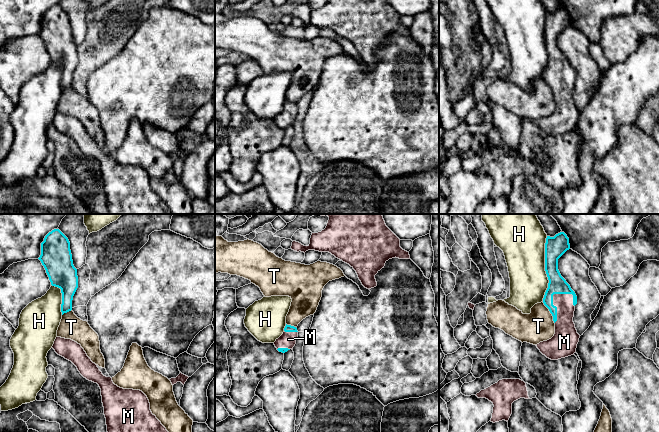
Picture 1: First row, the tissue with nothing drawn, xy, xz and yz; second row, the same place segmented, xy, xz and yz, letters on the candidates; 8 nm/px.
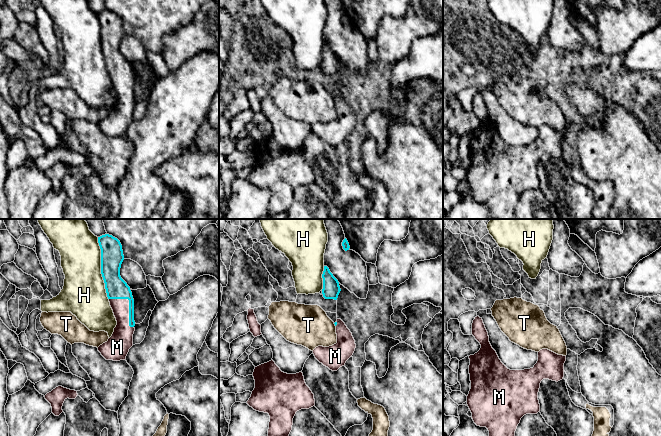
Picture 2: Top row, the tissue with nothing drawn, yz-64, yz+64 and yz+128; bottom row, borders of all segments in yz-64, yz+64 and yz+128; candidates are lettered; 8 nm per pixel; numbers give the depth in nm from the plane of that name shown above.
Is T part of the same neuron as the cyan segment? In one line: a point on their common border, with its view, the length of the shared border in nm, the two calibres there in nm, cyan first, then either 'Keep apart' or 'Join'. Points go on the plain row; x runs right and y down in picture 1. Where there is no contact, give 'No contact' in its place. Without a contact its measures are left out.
Touches cyan at yz (550, 88). Shared border 200 nm. Thickness 150 nm (cyan) against 260 nm. Keep apart

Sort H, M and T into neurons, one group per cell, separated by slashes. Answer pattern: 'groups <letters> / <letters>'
groups H / M / T

